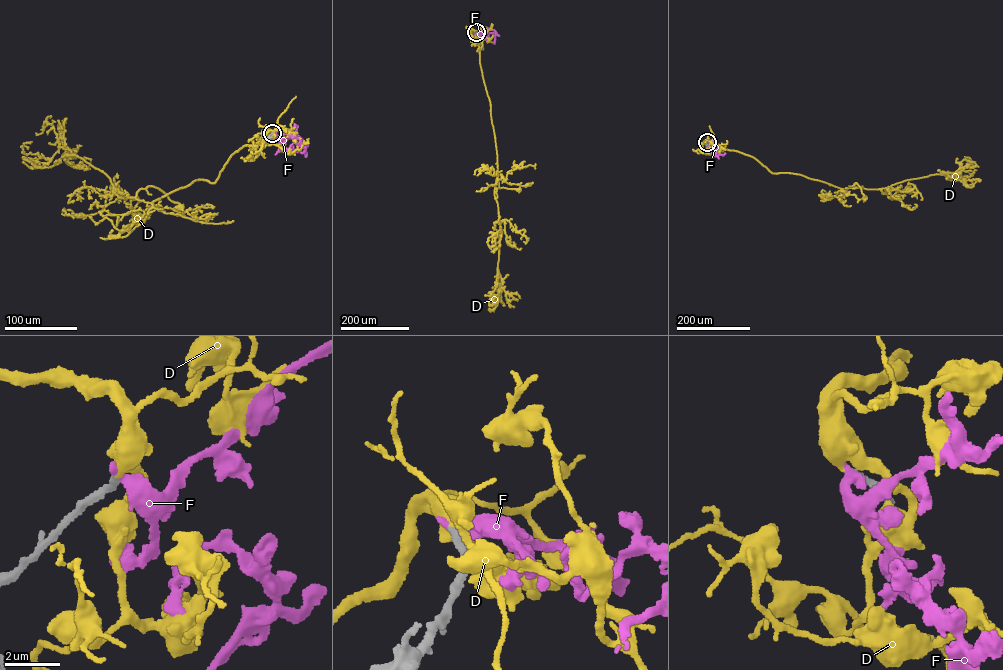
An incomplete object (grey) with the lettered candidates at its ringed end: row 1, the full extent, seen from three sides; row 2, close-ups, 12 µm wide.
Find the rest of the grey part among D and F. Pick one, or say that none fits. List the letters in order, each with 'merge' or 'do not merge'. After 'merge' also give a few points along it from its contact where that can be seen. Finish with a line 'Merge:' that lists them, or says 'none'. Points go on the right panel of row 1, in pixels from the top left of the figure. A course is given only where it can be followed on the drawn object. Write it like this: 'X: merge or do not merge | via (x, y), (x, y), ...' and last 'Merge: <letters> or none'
D: merge | via (707, 142), (752, 156), (772, 173), (799, 174), (841, 189), (857, 183), (864, 197)
F: do not merge
Merge: D

